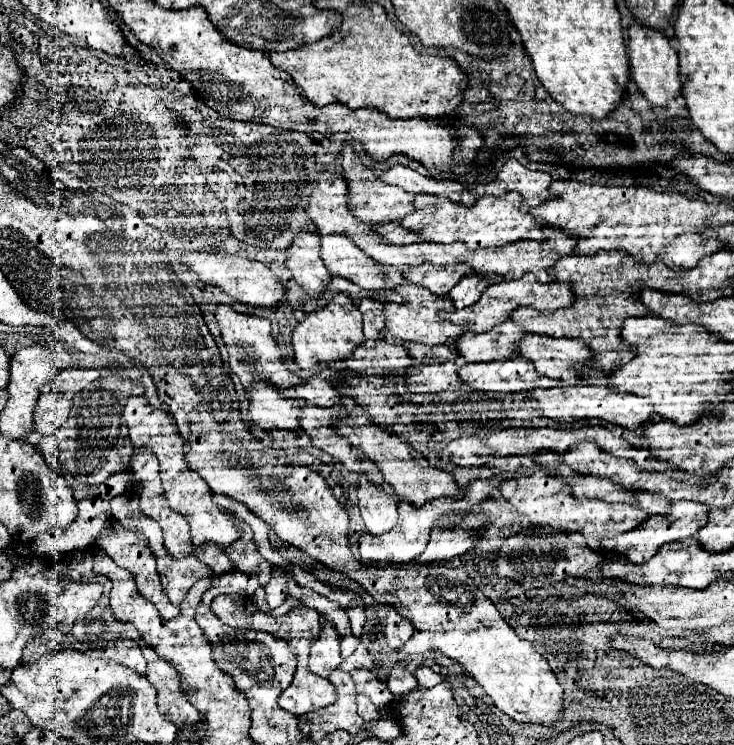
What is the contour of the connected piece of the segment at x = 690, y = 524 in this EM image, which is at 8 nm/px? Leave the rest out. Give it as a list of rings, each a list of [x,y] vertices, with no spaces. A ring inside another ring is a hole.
[[[672,501],[670,503],[670,511],[668,515],[652,515],[644,521],[644,525],[638,525],[636,529],[628,531],[628,533],[620,533],[620,537],[612,537],[612,539],[604,539],[602,541],[602,549],[604,551],[614,551],[614,553],[622,553],[628,557],[630,563],[644,563],[648,561],[664,543],[672,543],[672,541],[682,541],[688,539],[692,535],[696,535],[696,531],[700,527],[704,527],[708,521],[708,507],[706,505],[698,505],[692,501]]]

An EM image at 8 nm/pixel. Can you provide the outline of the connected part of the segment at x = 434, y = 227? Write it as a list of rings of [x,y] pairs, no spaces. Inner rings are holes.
[[[506,193],[500,197],[482,195],[472,207],[448,201],[448,197],[438,195],[414,195],[414,213],[400,219],[400,225],[418,235],[420,241],[432,243],[454,243],[462,241],[468,249],[490,249],[500,247],[518,239],[538,239],[542,241],[542,229],[530,213],[520,211],[522,195]]]

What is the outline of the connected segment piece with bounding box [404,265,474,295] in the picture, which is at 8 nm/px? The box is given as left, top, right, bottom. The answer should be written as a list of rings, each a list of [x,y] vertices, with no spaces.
[[[458,265],[458,267],[446,269],[446,271],[442,269],[442,271],[438,271],[438,273],[428,273],[428,275],[404,273],[404,277],[406,277],[408,281],[412,281],[412,283],[418,283],[418,285],[426,287],[428,291],[432,291],[432,293],[436,293],[436,295],[444,295],[444,293],[448,293],[448,291],[456,285],[456,281],[460,281],[460,277],[470,275],[470,273],[474,273],[470,267]]]

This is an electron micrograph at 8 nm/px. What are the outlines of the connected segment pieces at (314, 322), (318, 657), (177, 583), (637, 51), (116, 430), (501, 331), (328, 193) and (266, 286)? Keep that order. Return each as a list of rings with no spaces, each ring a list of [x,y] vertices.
[[[336,293],[328,305],[308,313],[304,321],[300,321],[292,331],[294,361],[300,365],[300,369],[310,369],[314,363],[320,361],[348,359],[352,355],[352,349],[360,343],[364,343],[362,313],[354,305],[352,297],[348,297],[346,293]]]
[[[320,615],[320,625],[322,625],[322,633],[318,641],[312,643],[308,667],[312,673],[328,677],[342,663],[342,655],[340,655],[342,637],[338,635],[334,623],[324,615]]]
[[[189,556],[184,562],[180,560],[172,561],[170,565],[160,569],[160,579],[162,579],[162,589],[168,595],[172,605],[180,605],[188,589],[202,577],[210,577],[212,571],[210,567],[200,562],[197,558]]]
[[[634,21],[630,25],[628,31],[630,43],[630,65],[632,65],[632,79],[638,85],[638,89],[642,91],[642,95],[656,107],[666,107],[670,101],[678,99],[682,95],[682,87],[686,77],[682,79],[680,67],[678,67],[678,53],[674,51],[674,47],[670,45],[670,41],[664,37],[662,31],[656,29],[648,29],[644,25],[640,25],[638,21]]]
[[[80,413],[78,433],[72,435],[70,447],[62,447],[58,443],[58,437],[52,435],[50,439],[40,437],[40,447],[48,463],[60,473],[58,467],[62,467],[64,473],[82,475],[82,473],[94,473],[94,471],[108,471],[108,473],[120,473],[130,467],[130,455],[132,455],[132,443],[126,431],[124,419],[116,419],[116,415],[104,415],[104,417],[84,417]]]
[[[510,319],[498,325],[496,329],[490,329],[488,333],[472,333],[464,331],[454,341],[454,351],[462,355],[468,363],[476,361],[496,361],[504,357],[512,357],[516,353],[516,341],[526,331],[514,325]]]
[[[322,171],[318,179],[312,183],[310,203],[306,207],[308,217],[318,227],[318,235],[340,233],[340,235],[354,235],[354,233],[372,233],[374,229],[362,221],[356,221],[348,213],[346,207],[346,183],[336,173]]]
[[[186,251],[186,253],[182,253],[182,263],[184,263],[184,267],[192,269],[202,283],[220,287],[234,301],[250,303],[250,305],[262,305],[262,307],[272,307],[272,305],[282,301],[284,287],[282,287],[280,279],[260,261],[250,261],[250,259],[238,257],[238,255],[228,255],[228,253]]]

